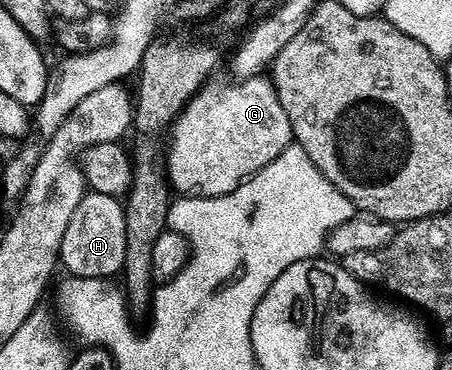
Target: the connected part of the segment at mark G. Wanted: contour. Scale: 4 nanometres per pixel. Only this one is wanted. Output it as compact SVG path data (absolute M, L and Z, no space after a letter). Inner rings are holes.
M260 74L234 84L234 88L227 89L221 100L215 101L209 109L201 109L209 100L207 93L197 93L186 104L184 115L172 125L173 141L167 144L167 179L178 193L186 196L227 194L232 188L237 188L244 180L255 175L260 168L267 166L267 162L279 158L285 147L294 143L291 122L287 122L287 114L283 114L283 106L273 88L272 79ZM189 130L197 137L191 136L187 139Z

